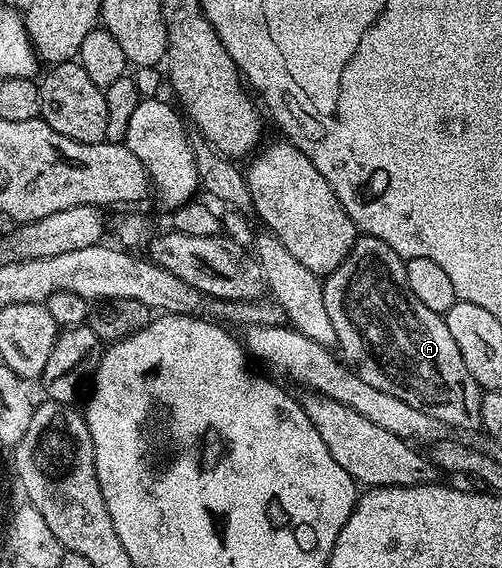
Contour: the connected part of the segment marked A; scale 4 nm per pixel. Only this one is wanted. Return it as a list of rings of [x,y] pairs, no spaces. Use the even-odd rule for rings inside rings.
[[[359,236],[340,267],[325,274],[322,290],[328,319],[332,319],[334,329],[340,330],[340,349],[350,356],[350,368],[360,375],[360,379],[364,379],[364,383],[368,383],[368,387],[396,395],[396,399],[432,415],[443,426],[476,431],[482,429],[480,398],[484,391],[468,372],[464,358],[460,355],[460,347],[456,347],[456,339],[452,339],[448,332],[445,316],[428,311],[428,307],[424,307],[424,303],[412,295],[406,278],[406,261],[396,255],[396,251],[392,251],[384,239]],[[342,309],[346,309],[347,319],[354,325],[342,326]]]

